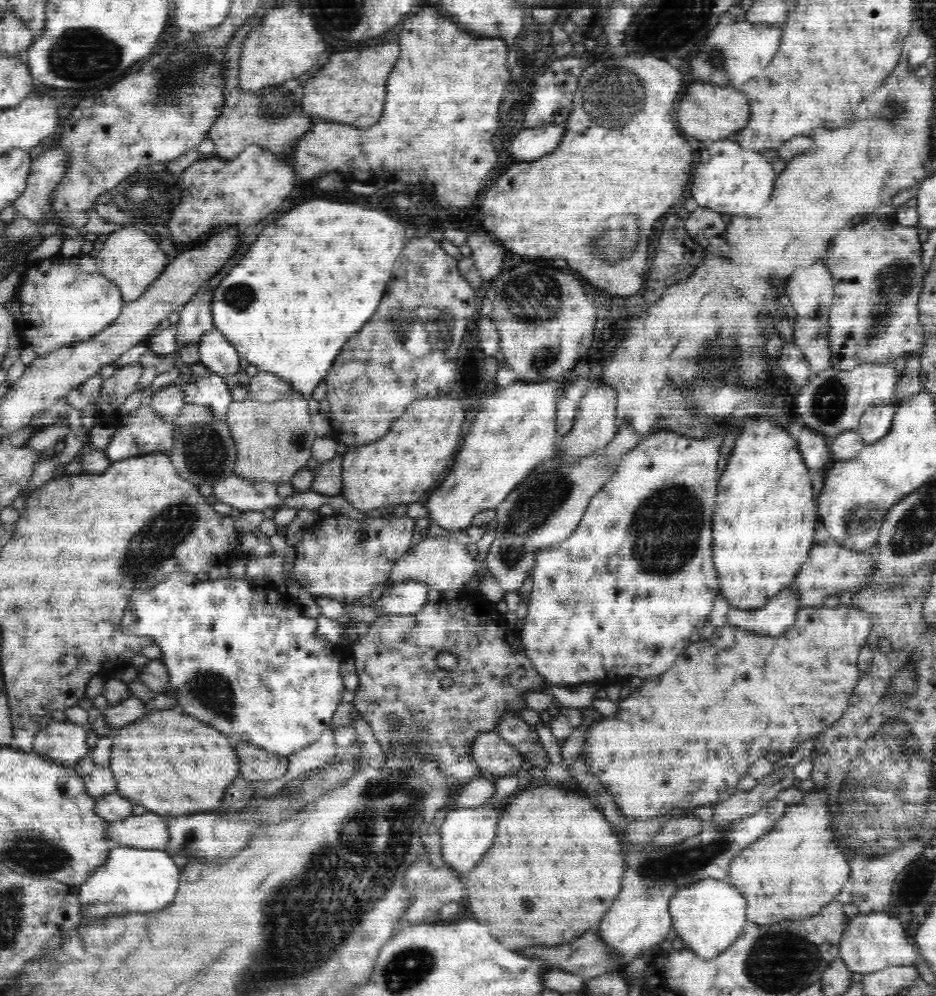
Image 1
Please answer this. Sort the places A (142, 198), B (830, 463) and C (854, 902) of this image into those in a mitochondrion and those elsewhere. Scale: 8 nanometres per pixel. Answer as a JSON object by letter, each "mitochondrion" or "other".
{"A":"mitochondrion","B":"other","C":"other"}

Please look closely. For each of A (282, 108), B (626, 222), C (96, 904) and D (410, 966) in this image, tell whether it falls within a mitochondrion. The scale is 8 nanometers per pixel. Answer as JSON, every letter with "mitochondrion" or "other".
{"A":"mitochondrion","B":"mitochondrion","C":"mitochondrion","D":"mitochondrion"}

